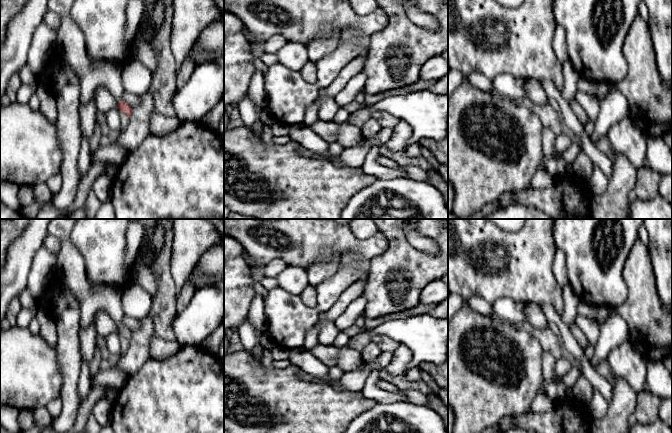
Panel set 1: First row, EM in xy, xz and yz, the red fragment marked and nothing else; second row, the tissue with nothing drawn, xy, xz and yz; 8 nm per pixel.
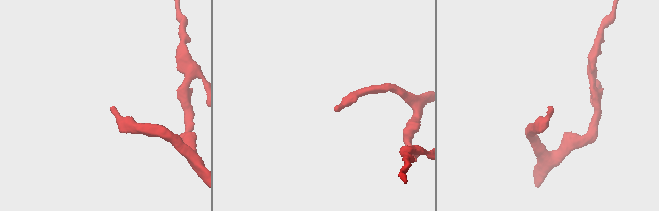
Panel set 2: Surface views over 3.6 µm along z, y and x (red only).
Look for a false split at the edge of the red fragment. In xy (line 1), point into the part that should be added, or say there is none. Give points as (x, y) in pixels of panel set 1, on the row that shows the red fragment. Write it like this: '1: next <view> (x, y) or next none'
1: next xy (69, 44)

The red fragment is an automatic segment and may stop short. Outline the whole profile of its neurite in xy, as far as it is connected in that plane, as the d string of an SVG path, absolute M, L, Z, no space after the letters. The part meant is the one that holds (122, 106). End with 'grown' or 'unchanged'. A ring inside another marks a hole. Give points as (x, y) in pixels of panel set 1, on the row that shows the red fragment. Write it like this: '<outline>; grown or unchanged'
M49 0L47 10L61 17L55 48L79 77L80 104L91 101L96 89L103 85L112 93L118 109L130 117L132 107L122 99L125 92L121 79L122 66L104 60L90 61L85 51L82 32L70 18L73 2L74 0Z; grown

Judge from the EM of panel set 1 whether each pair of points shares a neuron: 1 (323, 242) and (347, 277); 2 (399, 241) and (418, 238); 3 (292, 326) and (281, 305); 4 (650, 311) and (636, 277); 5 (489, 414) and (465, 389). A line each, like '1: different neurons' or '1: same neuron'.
1: different neurons
2: different neurons
3: same neuron
4: same neuron
5: same neuron

